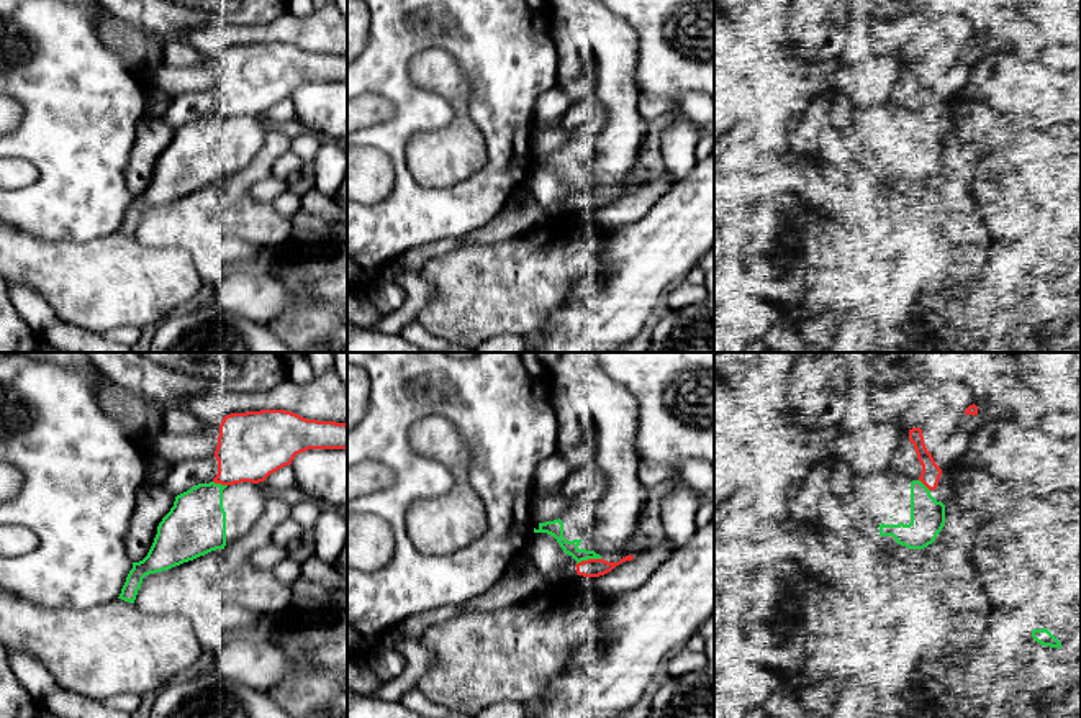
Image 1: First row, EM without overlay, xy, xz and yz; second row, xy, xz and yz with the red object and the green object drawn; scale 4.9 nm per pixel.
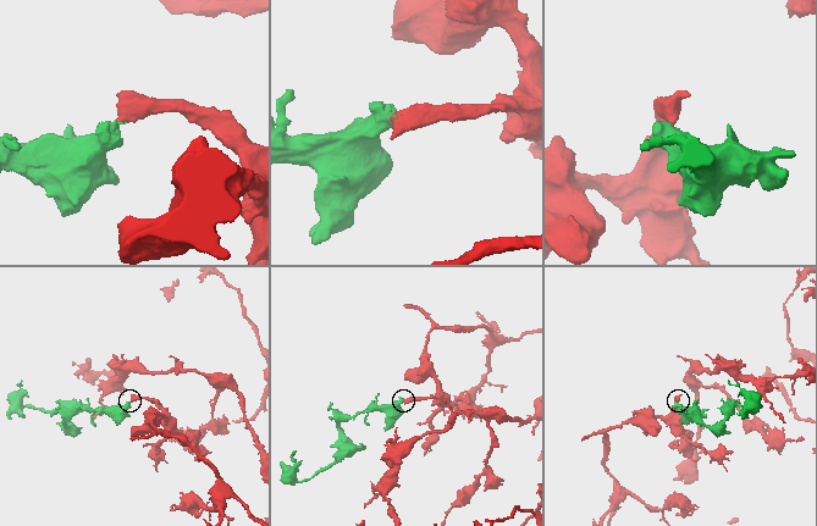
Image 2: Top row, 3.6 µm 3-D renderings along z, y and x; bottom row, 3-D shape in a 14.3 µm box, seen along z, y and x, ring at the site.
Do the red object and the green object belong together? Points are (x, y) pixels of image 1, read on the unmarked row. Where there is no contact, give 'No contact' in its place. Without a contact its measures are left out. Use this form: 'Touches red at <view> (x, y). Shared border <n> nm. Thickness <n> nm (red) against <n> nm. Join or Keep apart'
Touches red at xz (588, 192). Shared border 120 nm. Thickness 100 nm (red) against 80 nm. Keep apart

